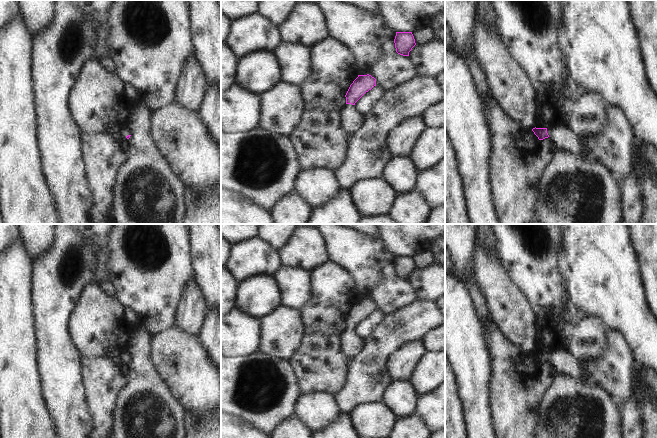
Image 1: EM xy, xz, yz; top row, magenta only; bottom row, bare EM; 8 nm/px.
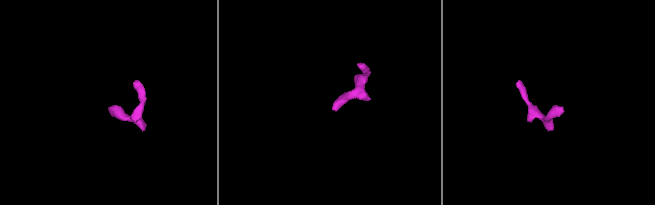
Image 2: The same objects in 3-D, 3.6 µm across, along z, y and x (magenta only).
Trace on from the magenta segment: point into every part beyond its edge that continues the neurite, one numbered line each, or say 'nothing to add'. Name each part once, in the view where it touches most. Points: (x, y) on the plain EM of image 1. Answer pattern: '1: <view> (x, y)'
1: yz (563, 360)

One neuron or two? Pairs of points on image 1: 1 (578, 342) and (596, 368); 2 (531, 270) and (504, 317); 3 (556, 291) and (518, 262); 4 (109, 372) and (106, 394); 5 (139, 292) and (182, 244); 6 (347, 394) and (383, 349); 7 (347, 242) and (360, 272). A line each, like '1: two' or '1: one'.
1: two
2: two
3: one
4: one
5: one
6: one
7: one

